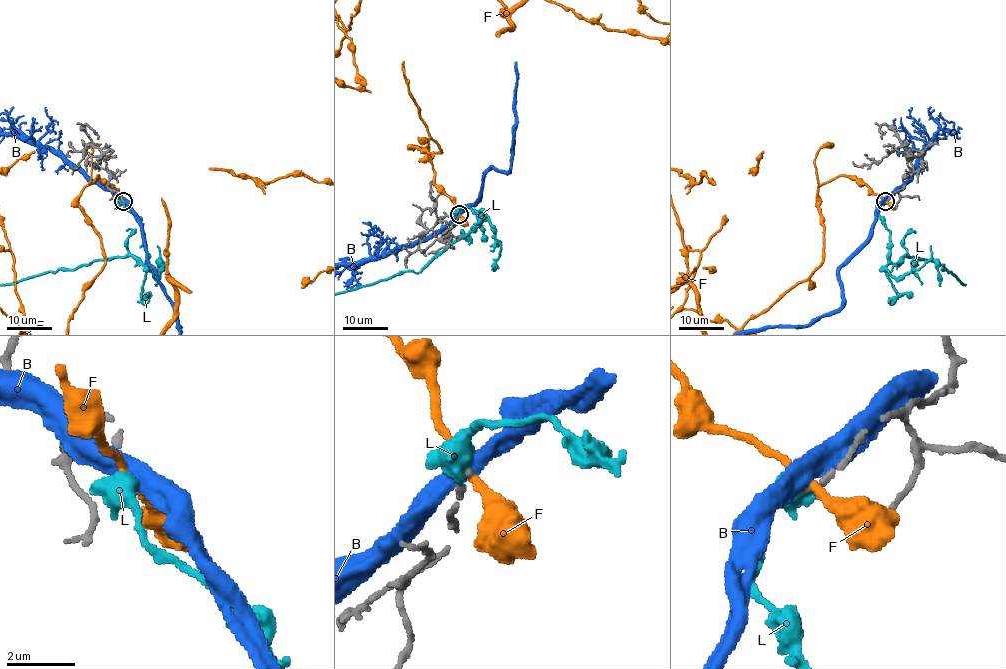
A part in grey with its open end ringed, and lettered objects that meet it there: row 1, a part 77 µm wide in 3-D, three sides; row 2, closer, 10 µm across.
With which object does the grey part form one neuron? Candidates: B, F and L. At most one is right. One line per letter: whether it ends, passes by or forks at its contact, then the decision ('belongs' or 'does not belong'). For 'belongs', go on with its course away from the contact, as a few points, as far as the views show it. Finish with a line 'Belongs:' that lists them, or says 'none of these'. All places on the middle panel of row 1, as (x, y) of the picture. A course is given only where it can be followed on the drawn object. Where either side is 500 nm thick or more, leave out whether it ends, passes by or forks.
B: does not belong
F: it passes by | does not belong
L: does not belong
Belongs: none of these

